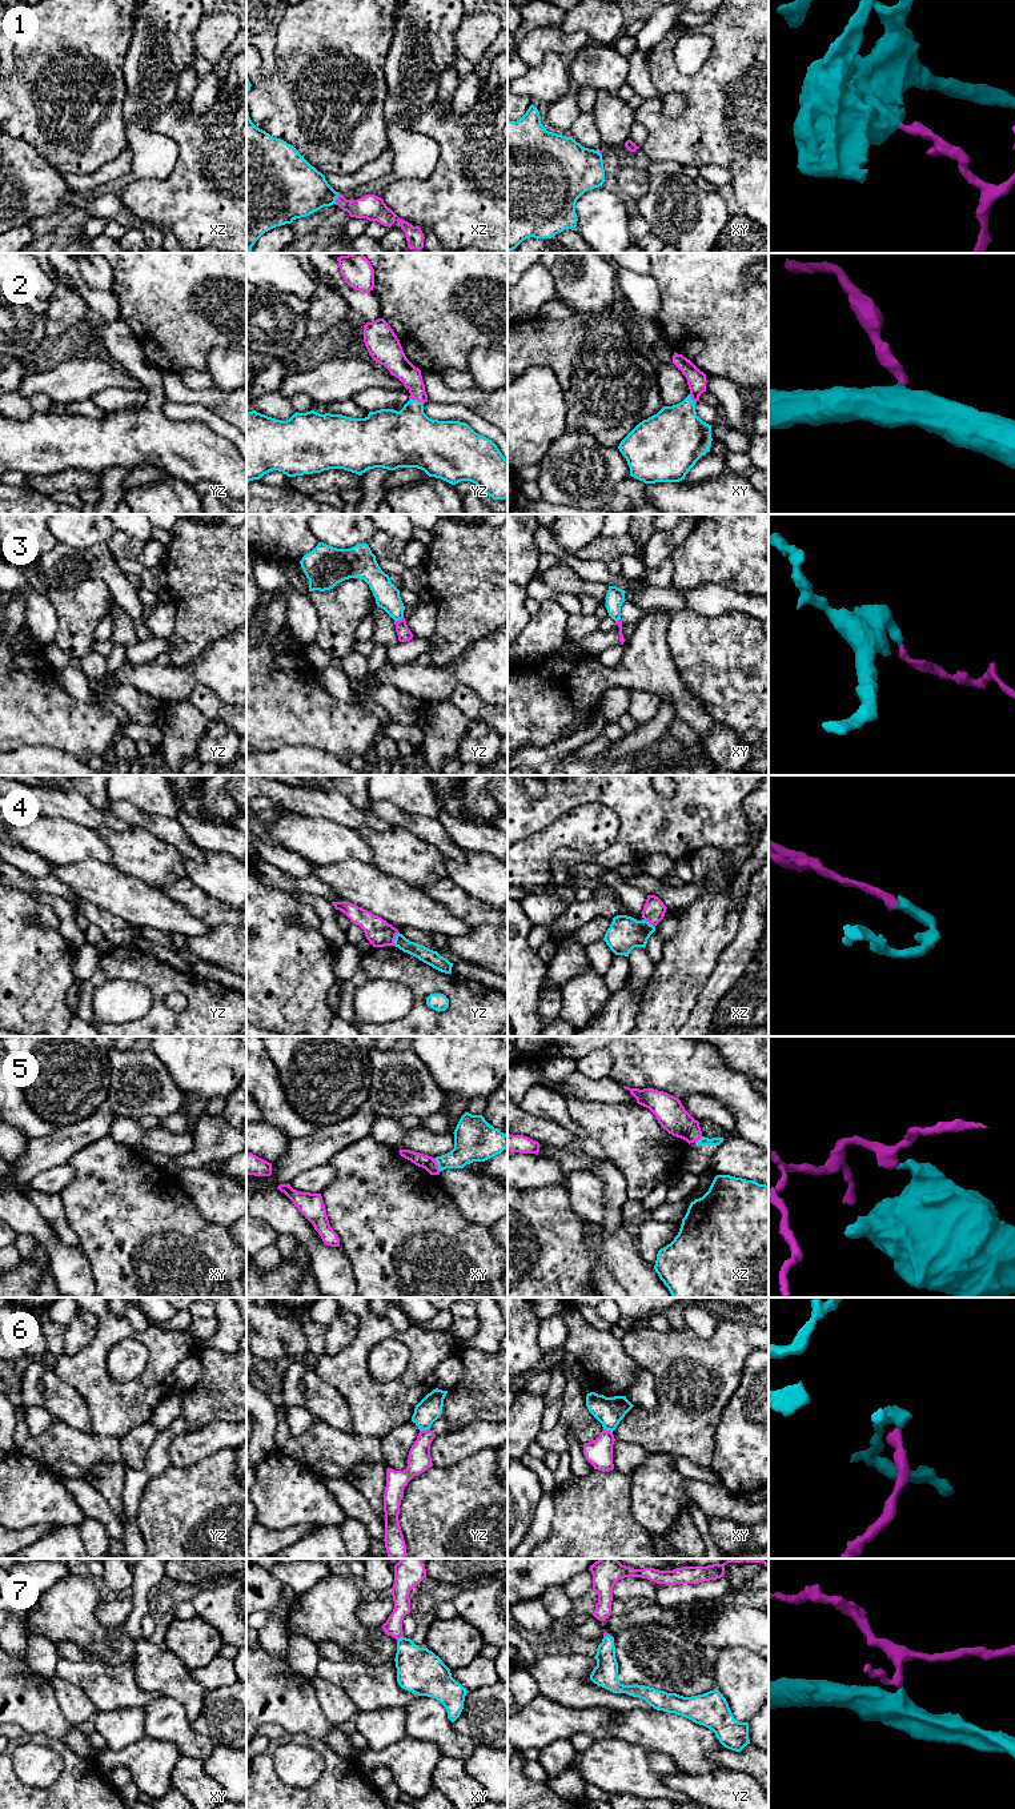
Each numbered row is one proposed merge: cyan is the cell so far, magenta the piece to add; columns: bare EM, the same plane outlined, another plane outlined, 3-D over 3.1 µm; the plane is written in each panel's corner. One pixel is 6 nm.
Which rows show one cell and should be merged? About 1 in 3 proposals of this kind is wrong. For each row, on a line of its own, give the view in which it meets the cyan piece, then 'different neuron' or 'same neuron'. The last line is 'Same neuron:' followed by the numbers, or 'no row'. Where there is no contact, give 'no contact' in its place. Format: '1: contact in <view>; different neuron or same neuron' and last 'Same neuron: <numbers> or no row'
1: contact in xz; same neuron
2: contact in yz; same neuron
3: contact in yz; same neuron
4: contact in yz; different neuron
5: contact in xy; different neuron
6: contact in yz; different neuron
7: contact in xy; same neuron
Same neuron: 1, 2, 3, 7

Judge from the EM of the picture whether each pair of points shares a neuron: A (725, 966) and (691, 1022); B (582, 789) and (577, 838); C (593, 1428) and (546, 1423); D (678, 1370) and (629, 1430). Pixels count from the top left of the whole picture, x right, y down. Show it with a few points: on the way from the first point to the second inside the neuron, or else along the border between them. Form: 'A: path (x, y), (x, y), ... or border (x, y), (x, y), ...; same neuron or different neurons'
A: path (722, 979), (711, 991), (703, 1009); same neuron
B: border (612, 809), (604, 805), (578, 805), (554, 821); different neurons
C: border (564, 1394), (560, 1420), (553, 1427), (542, 1430); different neurons
D: path (678, 1388), (678, 1396), (648, 1427); same neuron

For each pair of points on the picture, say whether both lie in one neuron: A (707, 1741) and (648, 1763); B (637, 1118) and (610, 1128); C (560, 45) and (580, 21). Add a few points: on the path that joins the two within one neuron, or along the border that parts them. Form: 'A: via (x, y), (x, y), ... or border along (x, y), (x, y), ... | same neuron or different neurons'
A: border along (638, 1744), (648, 1749), (666, 1753), (679, 1772) | different neurons
B: via (630, 1124), (617, 1128) | same neuron
C: border along (560, 28), (566, 32), (584, 32), (590, 40) | different neurons

